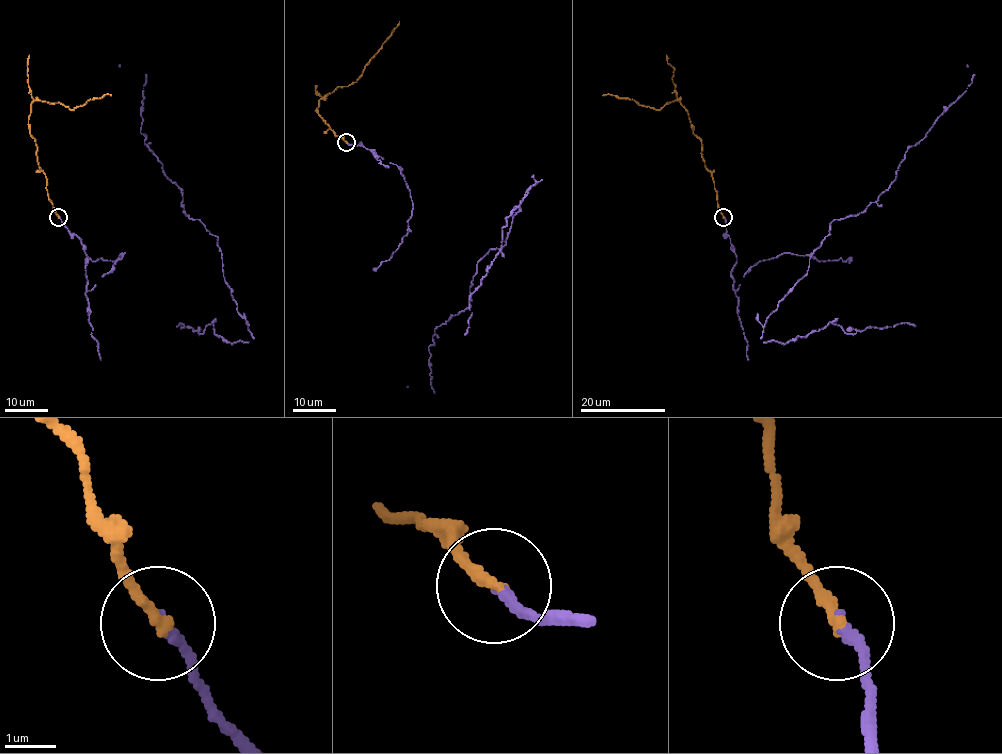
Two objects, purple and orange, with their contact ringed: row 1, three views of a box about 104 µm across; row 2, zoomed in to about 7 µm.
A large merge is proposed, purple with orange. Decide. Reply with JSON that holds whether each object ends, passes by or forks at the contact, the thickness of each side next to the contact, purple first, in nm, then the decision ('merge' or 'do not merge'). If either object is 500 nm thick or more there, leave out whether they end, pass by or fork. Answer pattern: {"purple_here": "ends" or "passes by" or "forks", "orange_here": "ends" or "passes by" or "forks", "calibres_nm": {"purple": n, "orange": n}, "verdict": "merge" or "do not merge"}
{"purple_here": "ends", "orange_here": "ends", "calibres_nm": {"purple": 200, "orange": 240}, "verdict": "merge"}

